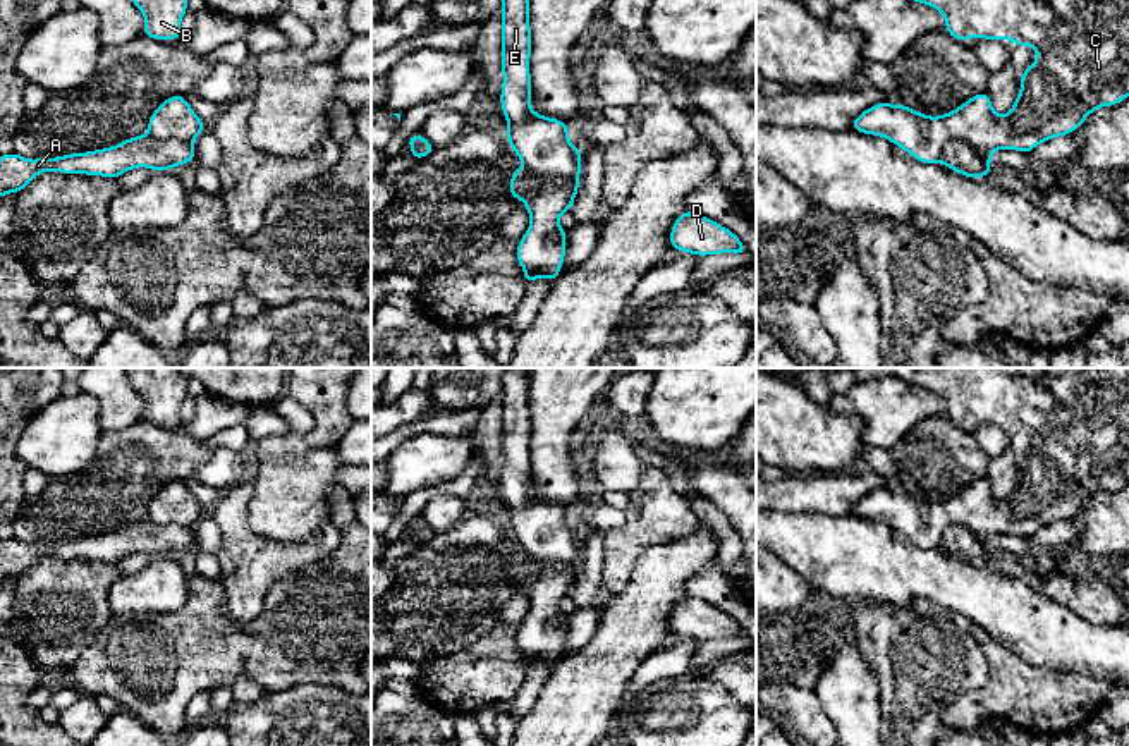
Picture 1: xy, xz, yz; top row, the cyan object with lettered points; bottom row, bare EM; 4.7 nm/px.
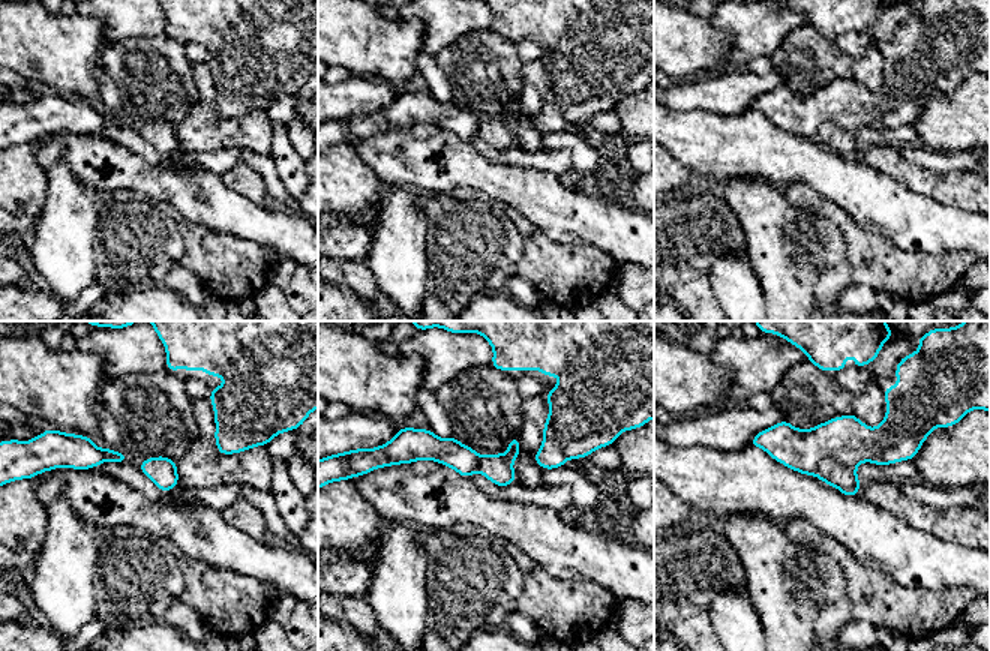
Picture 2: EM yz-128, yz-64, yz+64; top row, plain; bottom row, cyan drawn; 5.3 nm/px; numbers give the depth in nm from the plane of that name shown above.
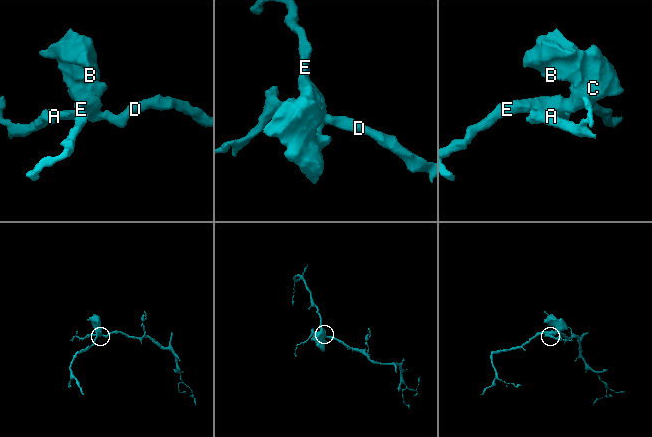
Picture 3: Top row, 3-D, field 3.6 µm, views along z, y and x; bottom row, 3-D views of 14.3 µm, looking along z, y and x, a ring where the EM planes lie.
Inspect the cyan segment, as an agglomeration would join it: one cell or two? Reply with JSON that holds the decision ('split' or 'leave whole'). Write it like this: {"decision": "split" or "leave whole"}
{"decision": "split"}

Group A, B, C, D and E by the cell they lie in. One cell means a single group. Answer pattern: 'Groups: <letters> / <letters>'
Groups: A D / B C E

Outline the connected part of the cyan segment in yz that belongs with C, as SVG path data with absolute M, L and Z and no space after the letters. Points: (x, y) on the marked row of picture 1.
M914 0L914 2L940 10L945 15L945 31L957 41L974 40L976 36L979 36L981 40L1000 40L1000 41L1012 40L1016 46L1036 48L1036 62L1019 74L1021 91L1007 115L995 113L990 95L979 93L971 96L967 101L964 101L959 108L938 117L925 115L921 112L906 107L904 103L890 105L887 101L882 101L878 105L866 108L863 113L859 113L854 119L851 125L852 131L871 134L871 136L882 136L890 143L894 143L895 146L906 150L919 163L942 163L942 150L950 139L962 139L988 158L993 155L995 150L1016 150L1021 153L1029 153L1043 141L1072 134L1086 120L1086 117L1093 113L1096 108L1114 107L1124 101L1126 96L1129 96L1129 0Z

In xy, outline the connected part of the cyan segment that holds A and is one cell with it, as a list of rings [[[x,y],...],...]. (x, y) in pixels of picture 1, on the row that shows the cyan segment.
[[[150,134],[129,138],[115,146],[29,160],[17,153],[0,155],[0,196],[21,193],[41,172],[84,174],[117,179],[137,167],[153,172],[194,163],[191,141],[158,141]]]

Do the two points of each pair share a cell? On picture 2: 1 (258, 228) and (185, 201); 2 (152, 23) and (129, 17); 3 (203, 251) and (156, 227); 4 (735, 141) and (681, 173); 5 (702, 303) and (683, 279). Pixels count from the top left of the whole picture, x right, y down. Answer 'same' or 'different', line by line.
1: same
2: same
3: different
4: different
5: same

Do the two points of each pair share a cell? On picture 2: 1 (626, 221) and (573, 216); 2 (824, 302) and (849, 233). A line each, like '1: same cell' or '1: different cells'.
1: same cell
2: same cell

